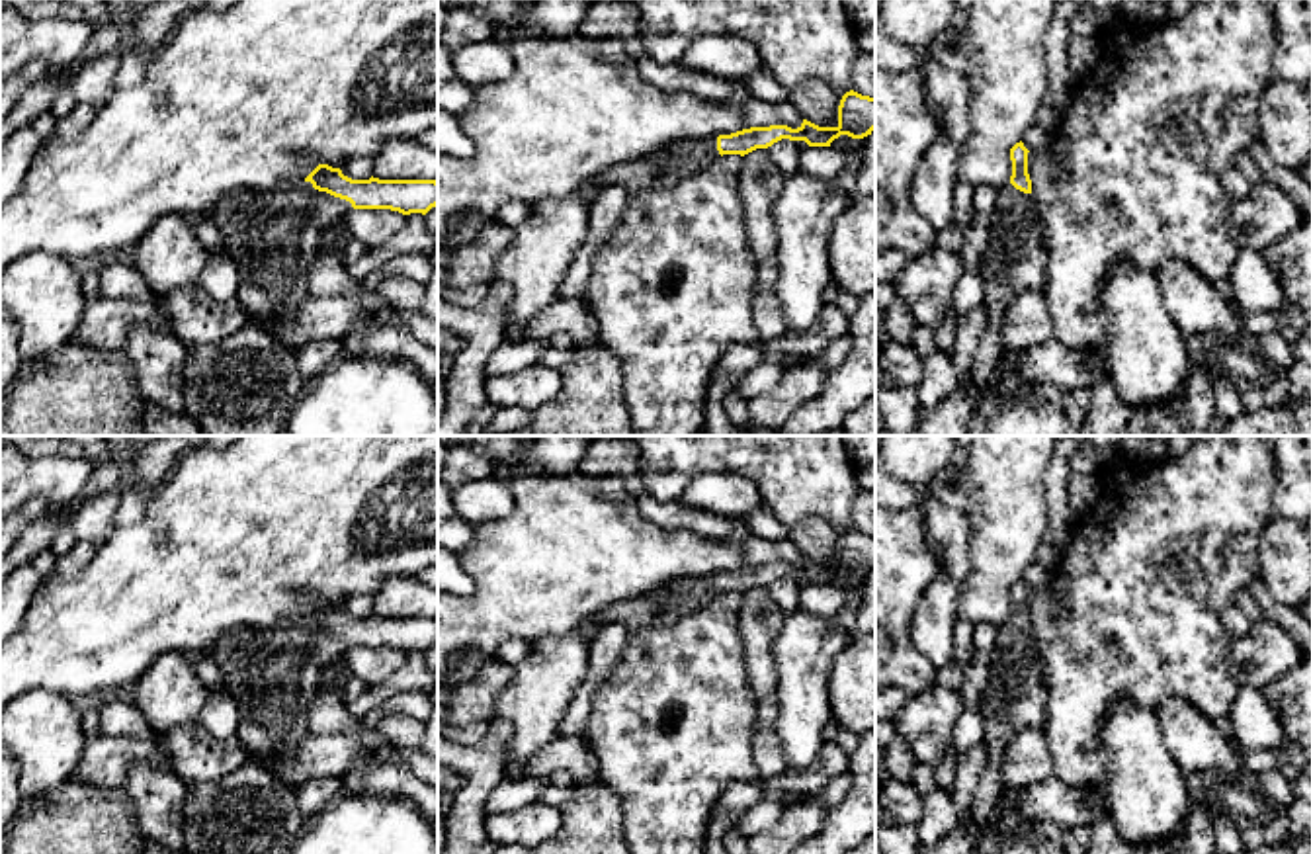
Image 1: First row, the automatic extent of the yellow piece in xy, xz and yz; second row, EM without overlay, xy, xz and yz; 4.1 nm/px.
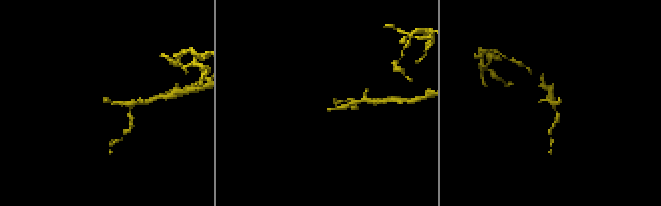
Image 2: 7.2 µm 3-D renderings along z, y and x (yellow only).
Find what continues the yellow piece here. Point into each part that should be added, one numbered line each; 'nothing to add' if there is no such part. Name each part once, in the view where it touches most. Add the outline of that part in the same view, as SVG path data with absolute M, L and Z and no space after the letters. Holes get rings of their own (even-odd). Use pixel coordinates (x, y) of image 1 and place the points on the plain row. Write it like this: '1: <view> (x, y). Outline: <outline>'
1: xy (272, 673). Outline: M311 619L229 629L217 639L209 657L238 705L236 737L250 760L287 758L297 748L309 733L320 670L352 647Z

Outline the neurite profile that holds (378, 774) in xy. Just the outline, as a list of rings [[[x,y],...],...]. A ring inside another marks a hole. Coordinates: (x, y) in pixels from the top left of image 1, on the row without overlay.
[[[381,752],[369,756],[342,774],[342,793],[399,795],[412,801],[438,829],[438,788],[422,782],[404,762]]]

